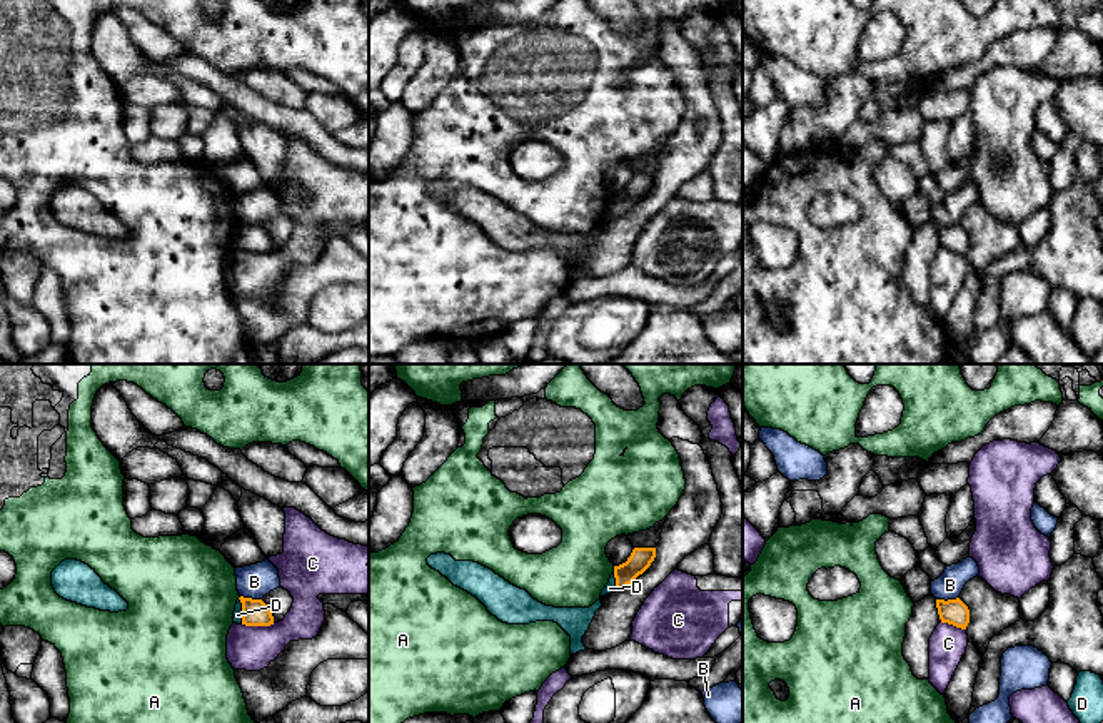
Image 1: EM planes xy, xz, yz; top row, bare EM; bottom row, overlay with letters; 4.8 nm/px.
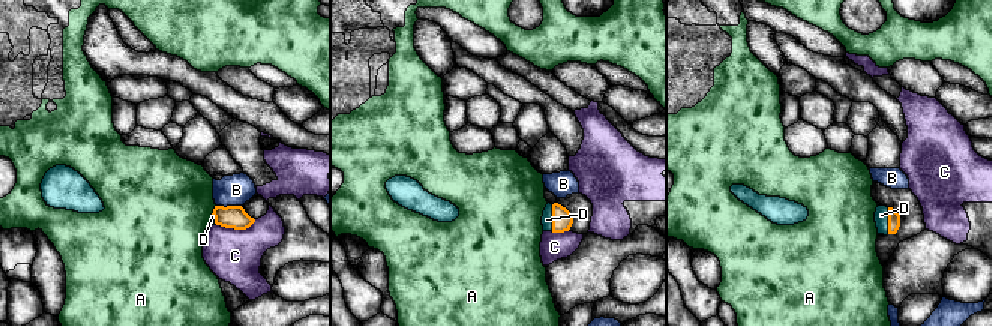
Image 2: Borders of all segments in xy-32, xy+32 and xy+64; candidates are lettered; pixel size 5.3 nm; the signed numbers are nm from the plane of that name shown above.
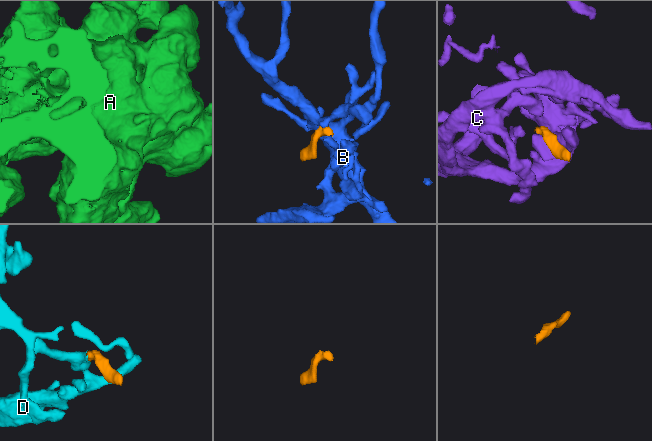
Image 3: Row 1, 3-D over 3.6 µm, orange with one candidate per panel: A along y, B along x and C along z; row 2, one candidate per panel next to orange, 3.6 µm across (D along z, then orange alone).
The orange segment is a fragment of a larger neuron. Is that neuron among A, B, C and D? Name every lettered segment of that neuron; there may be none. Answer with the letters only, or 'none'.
D

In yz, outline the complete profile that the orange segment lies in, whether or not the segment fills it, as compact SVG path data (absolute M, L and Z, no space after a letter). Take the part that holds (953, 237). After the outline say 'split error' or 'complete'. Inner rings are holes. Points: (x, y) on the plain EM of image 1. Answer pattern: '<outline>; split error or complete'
M959 224L948 227L936 225L936 234L941 249L948 249L956 254L966 255L970 249L970 235Z; complete

